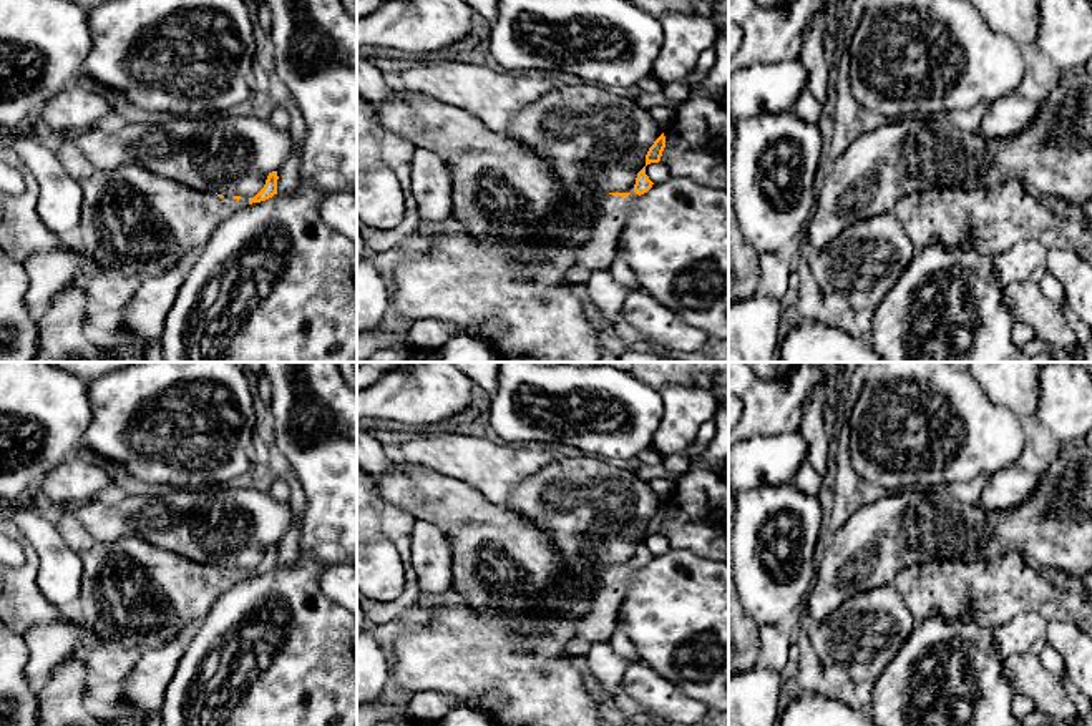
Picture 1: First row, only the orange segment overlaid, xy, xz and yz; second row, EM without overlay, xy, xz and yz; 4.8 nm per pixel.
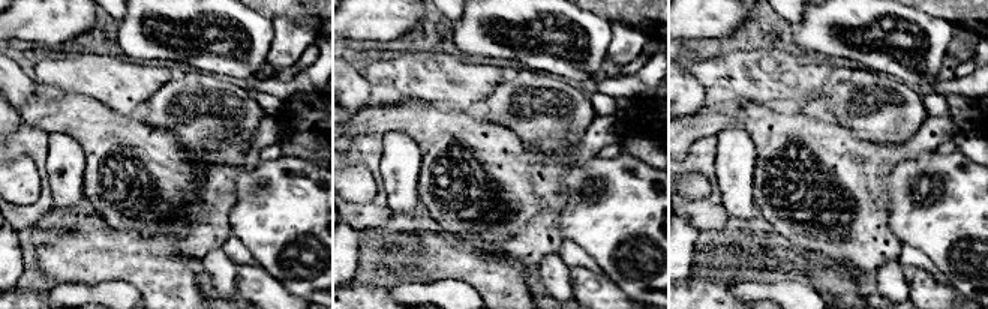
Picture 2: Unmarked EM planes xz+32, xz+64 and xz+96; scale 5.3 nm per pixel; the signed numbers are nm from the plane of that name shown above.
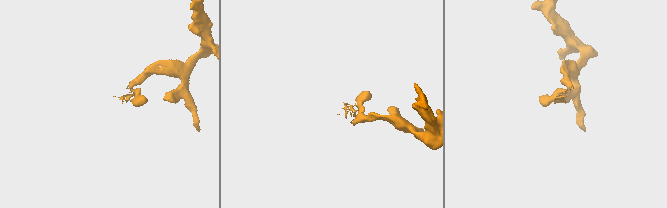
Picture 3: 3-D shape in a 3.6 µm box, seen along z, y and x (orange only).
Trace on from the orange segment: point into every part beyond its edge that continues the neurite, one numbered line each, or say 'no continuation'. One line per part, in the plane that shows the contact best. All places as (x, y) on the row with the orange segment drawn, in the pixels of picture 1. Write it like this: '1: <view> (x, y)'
1: xz (596, 253)

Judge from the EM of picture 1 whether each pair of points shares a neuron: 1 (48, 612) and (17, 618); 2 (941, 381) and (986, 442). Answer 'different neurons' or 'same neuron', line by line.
1: same neuron
2: same neuron

